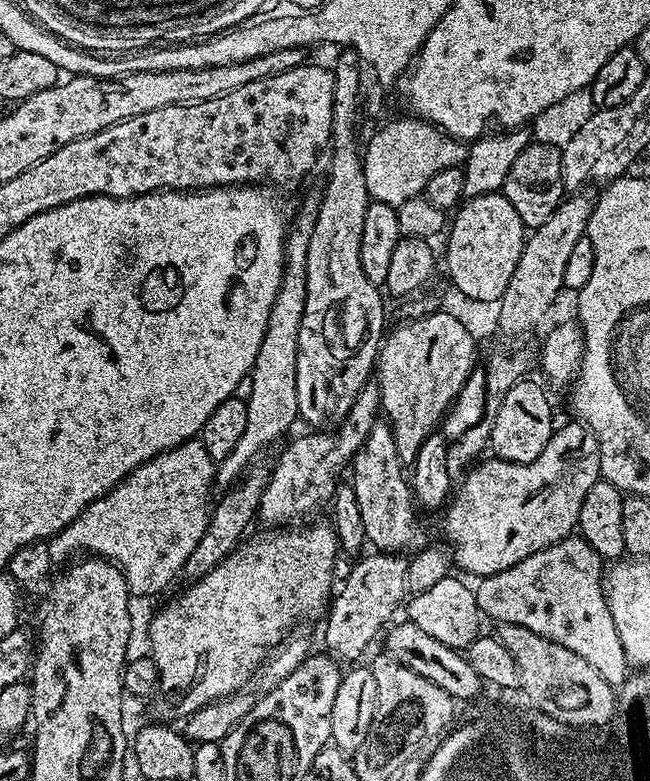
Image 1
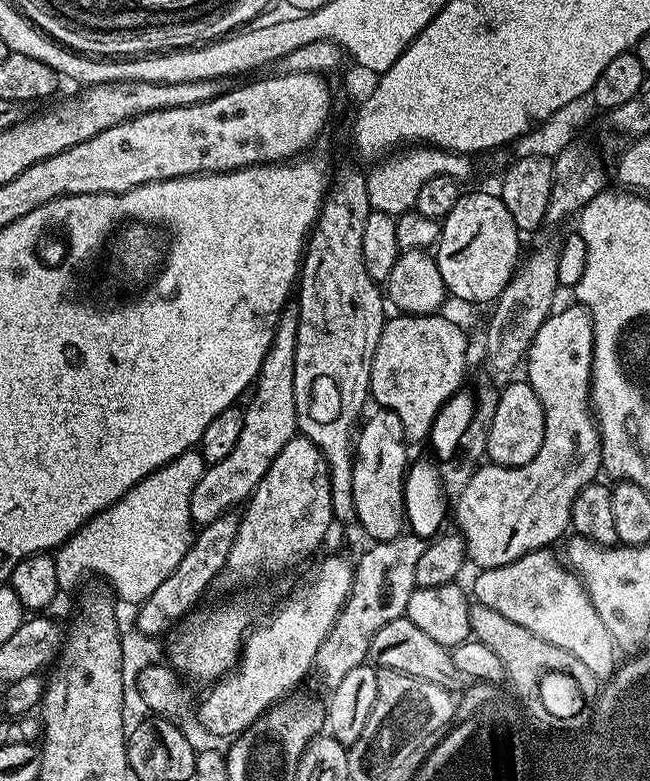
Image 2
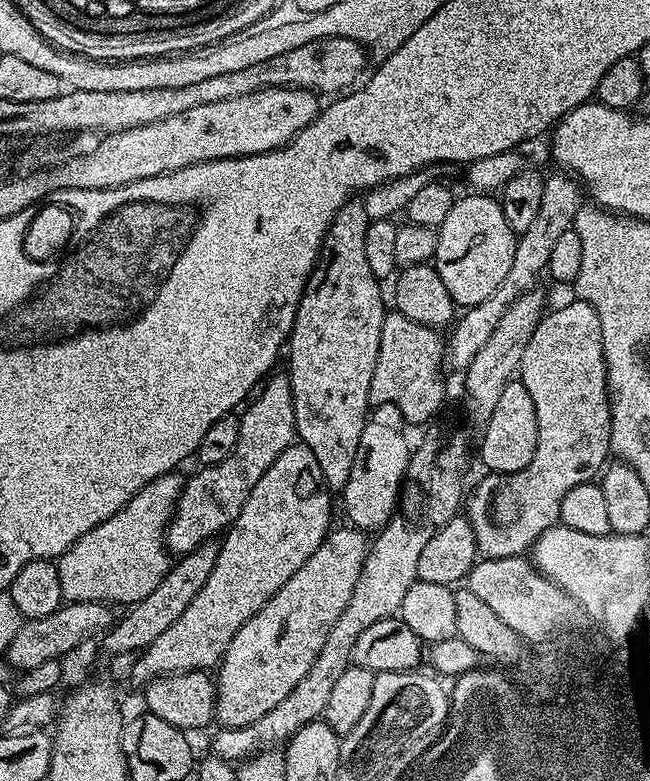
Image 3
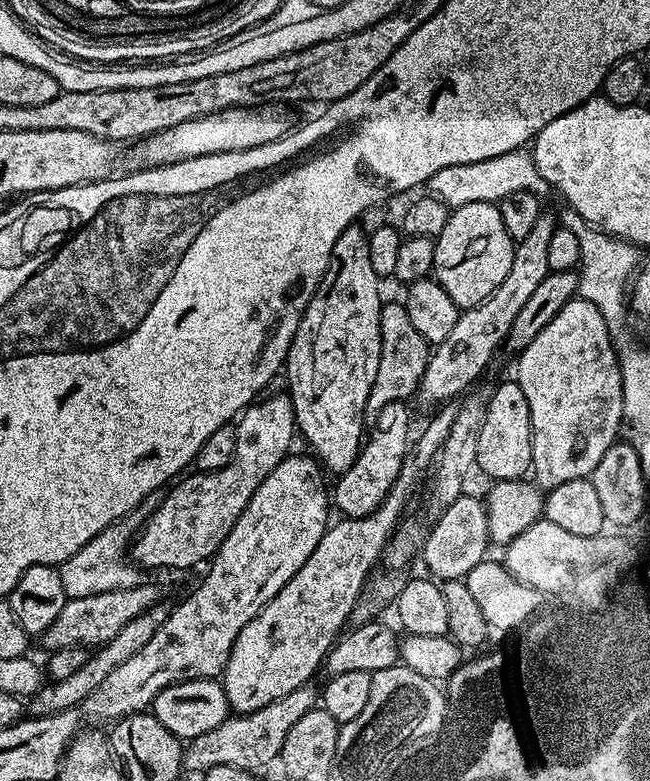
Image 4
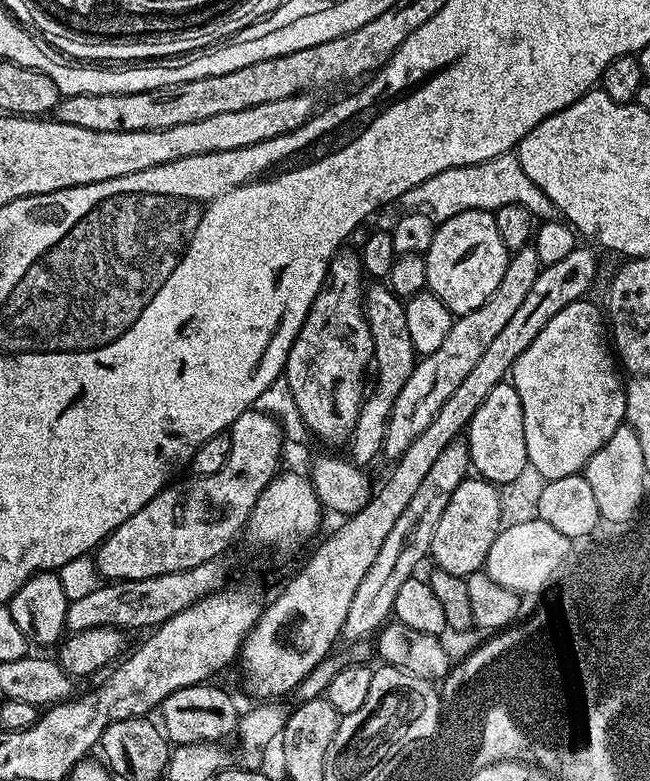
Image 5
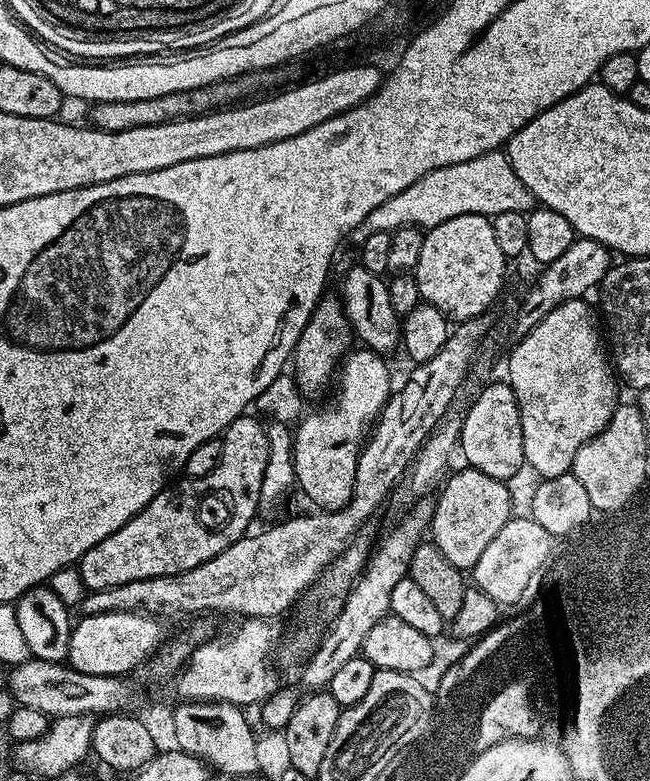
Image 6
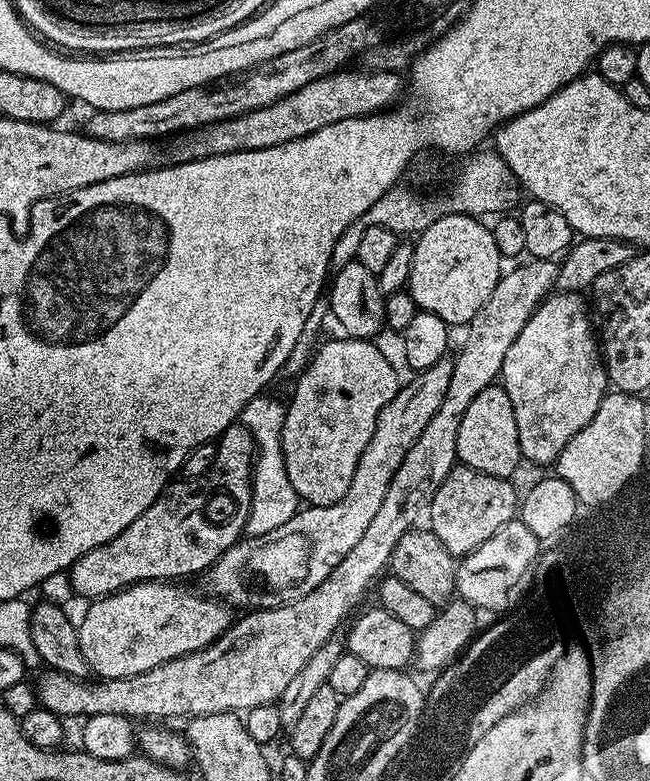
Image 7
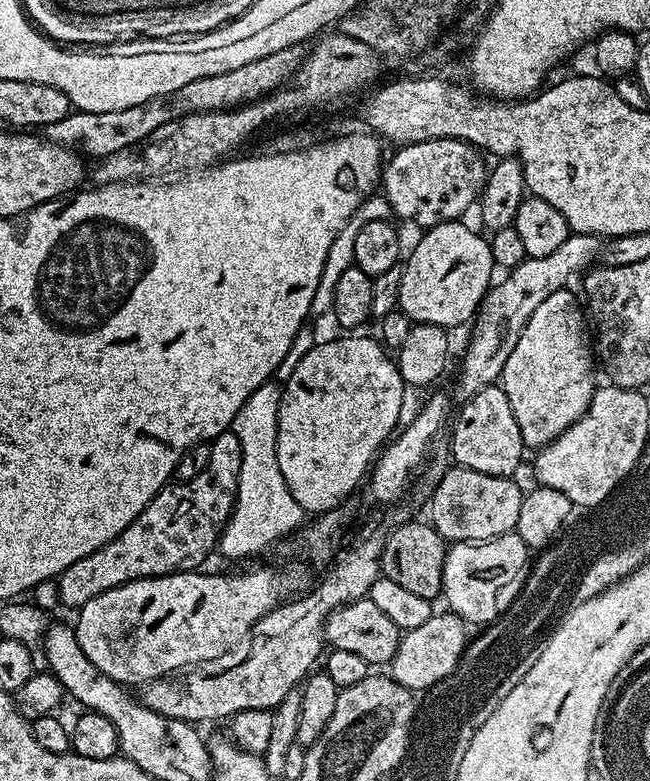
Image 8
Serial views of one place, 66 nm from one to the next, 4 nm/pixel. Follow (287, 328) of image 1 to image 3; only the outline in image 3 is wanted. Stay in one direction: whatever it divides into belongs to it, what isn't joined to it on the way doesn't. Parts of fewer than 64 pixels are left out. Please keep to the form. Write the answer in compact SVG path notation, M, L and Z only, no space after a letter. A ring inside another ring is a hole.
M287 374L276 375L269 375L263 381L259 389L260 397L258 392L255 399L243 409L238 446L234 446L230 458L201 467L201 472L185 479L184 489L168 523L166 547L169 553L181 557L208 540L216 540L236 521L242 506L246 506L246 498L250 498L250 490L254 490L262 474L274 466L278 454L282 454L282 450L289 448L297 439L292 383Z

